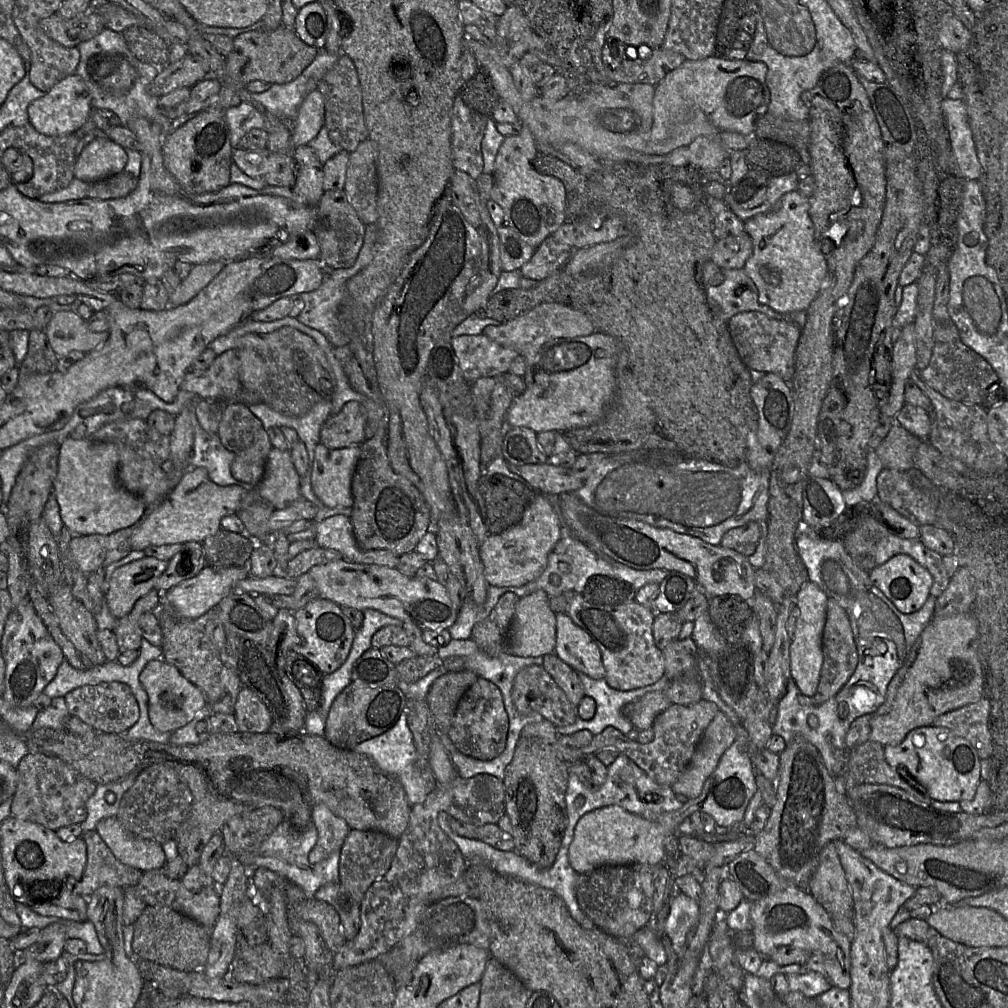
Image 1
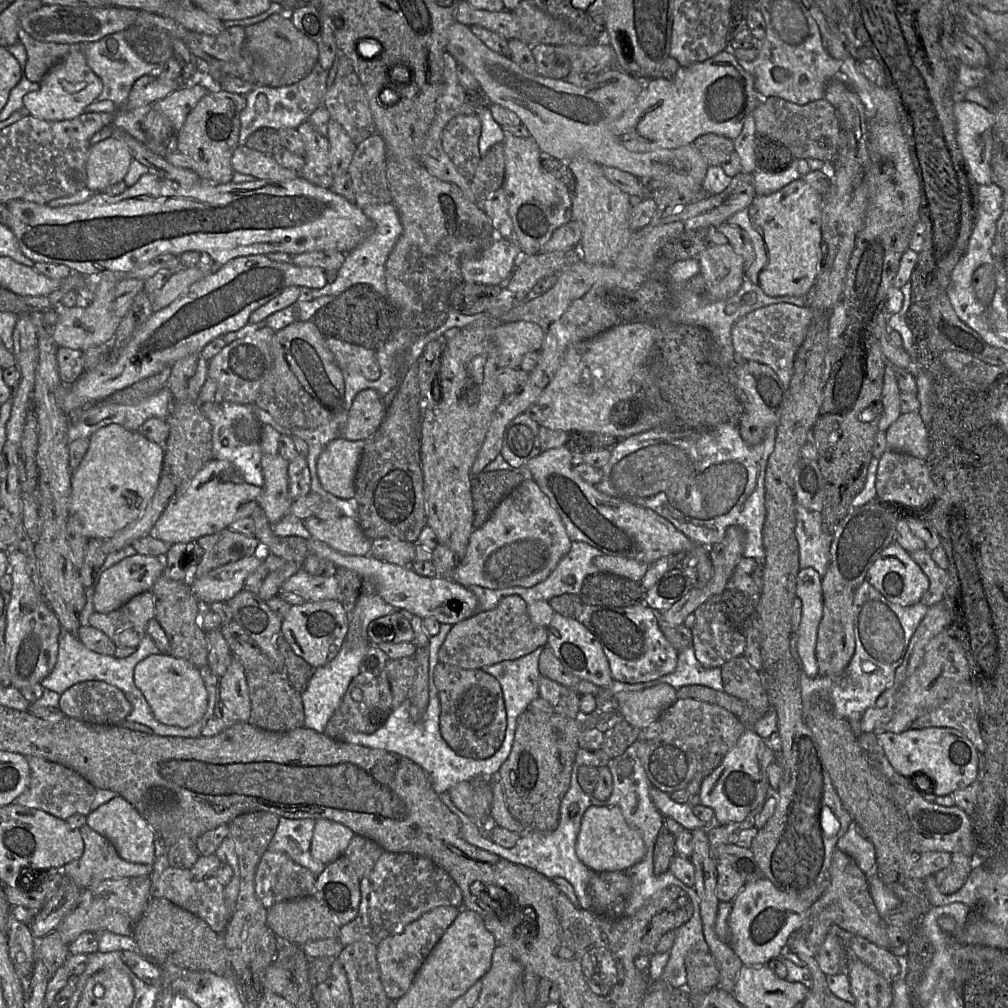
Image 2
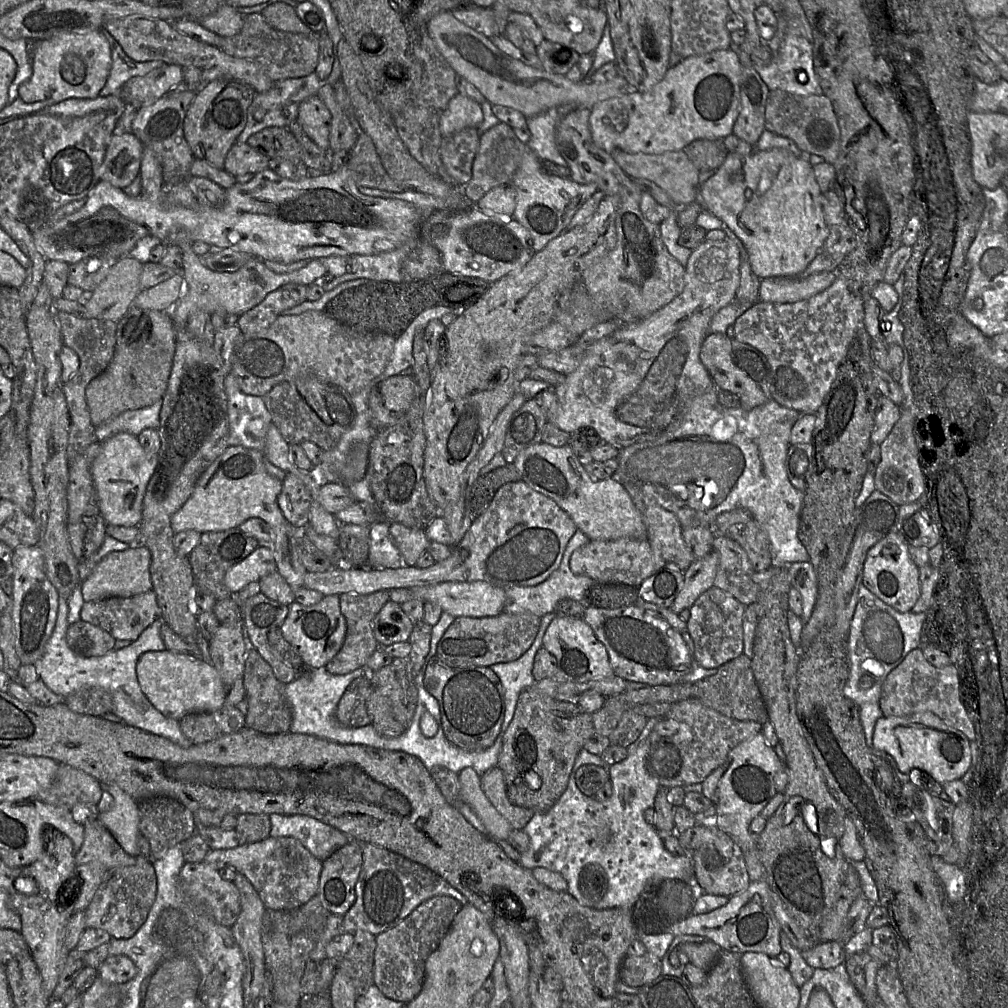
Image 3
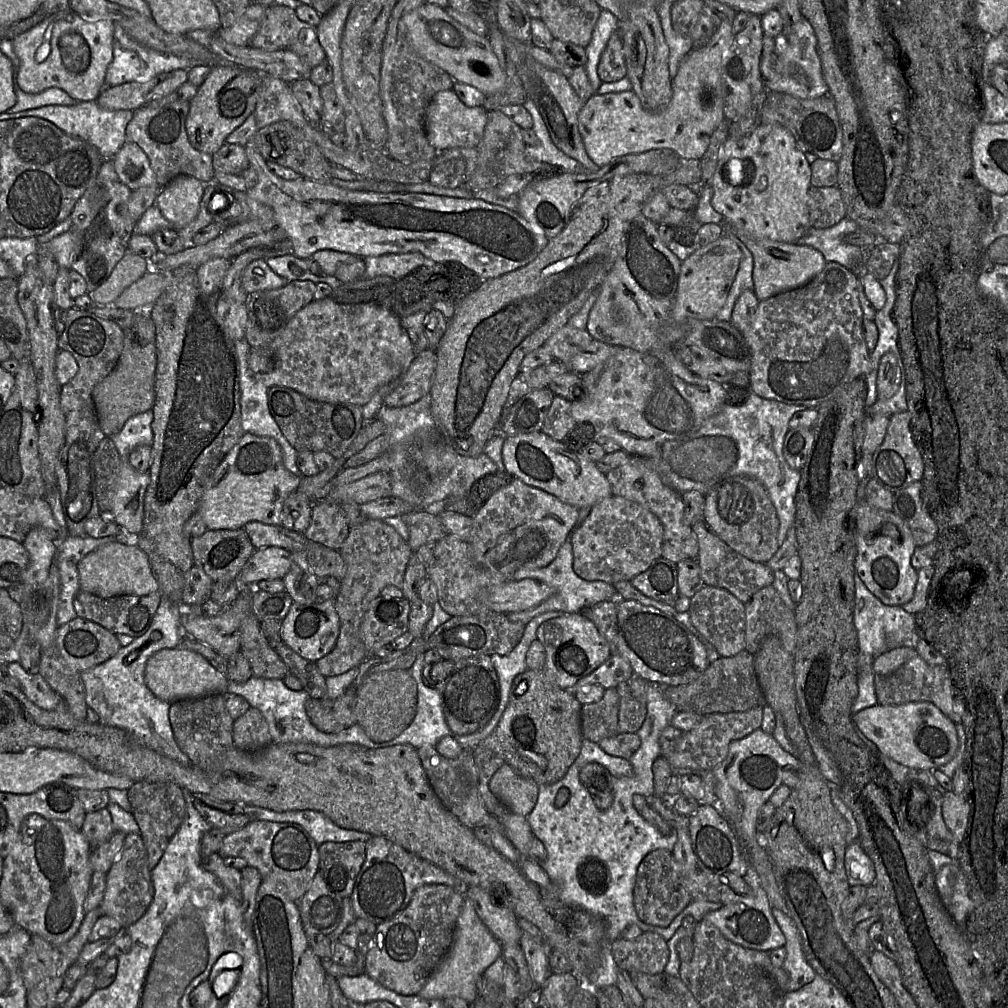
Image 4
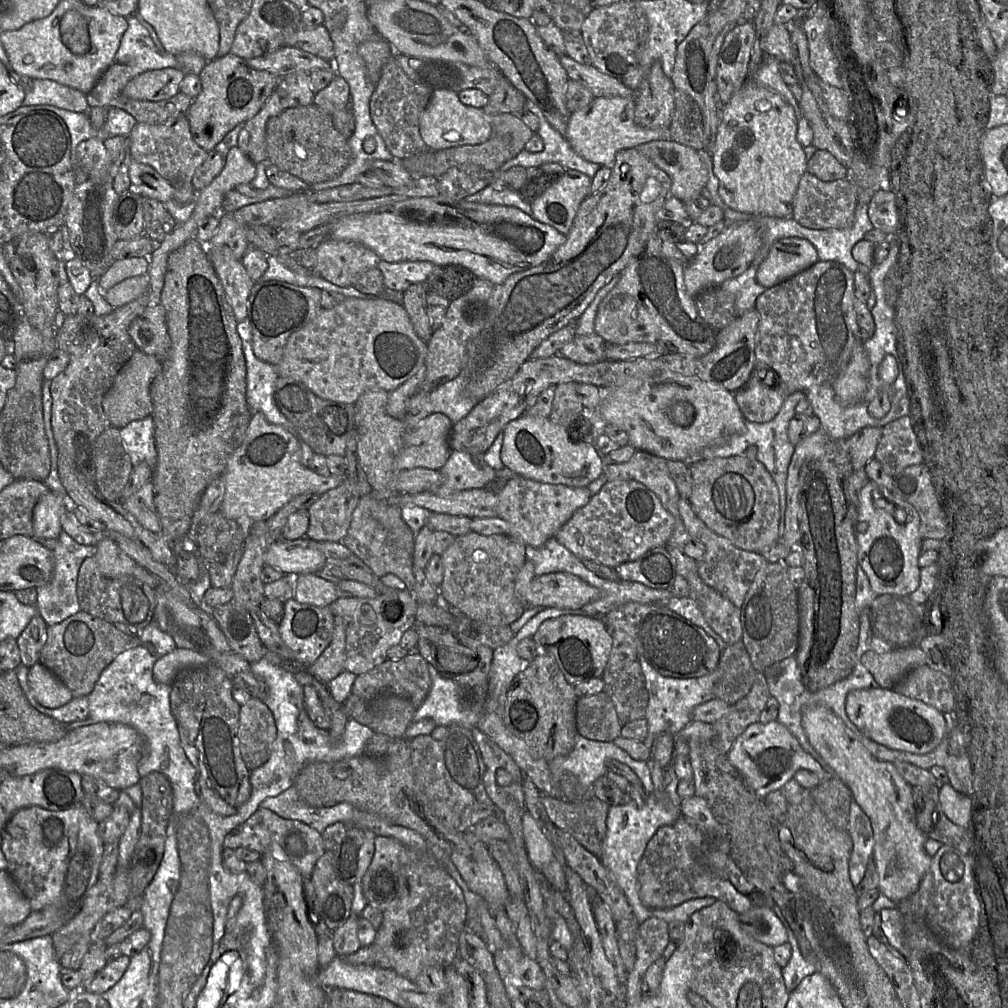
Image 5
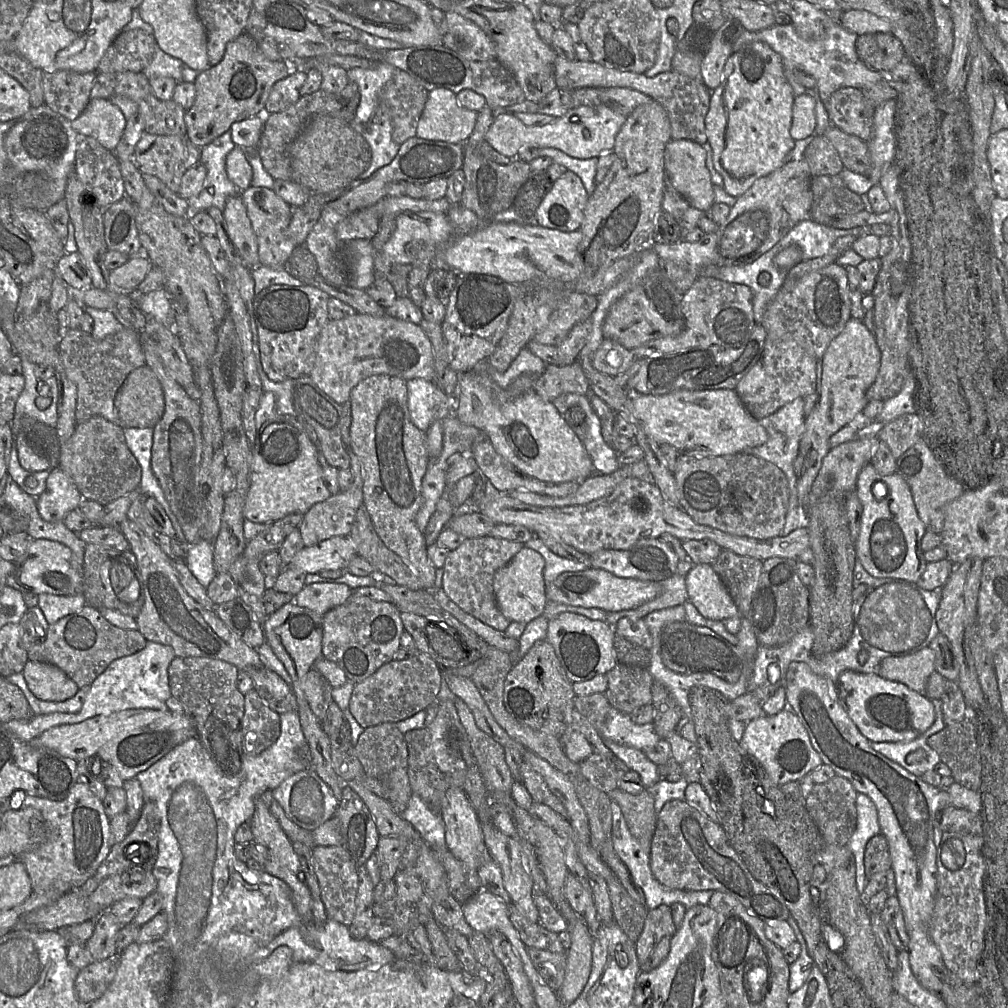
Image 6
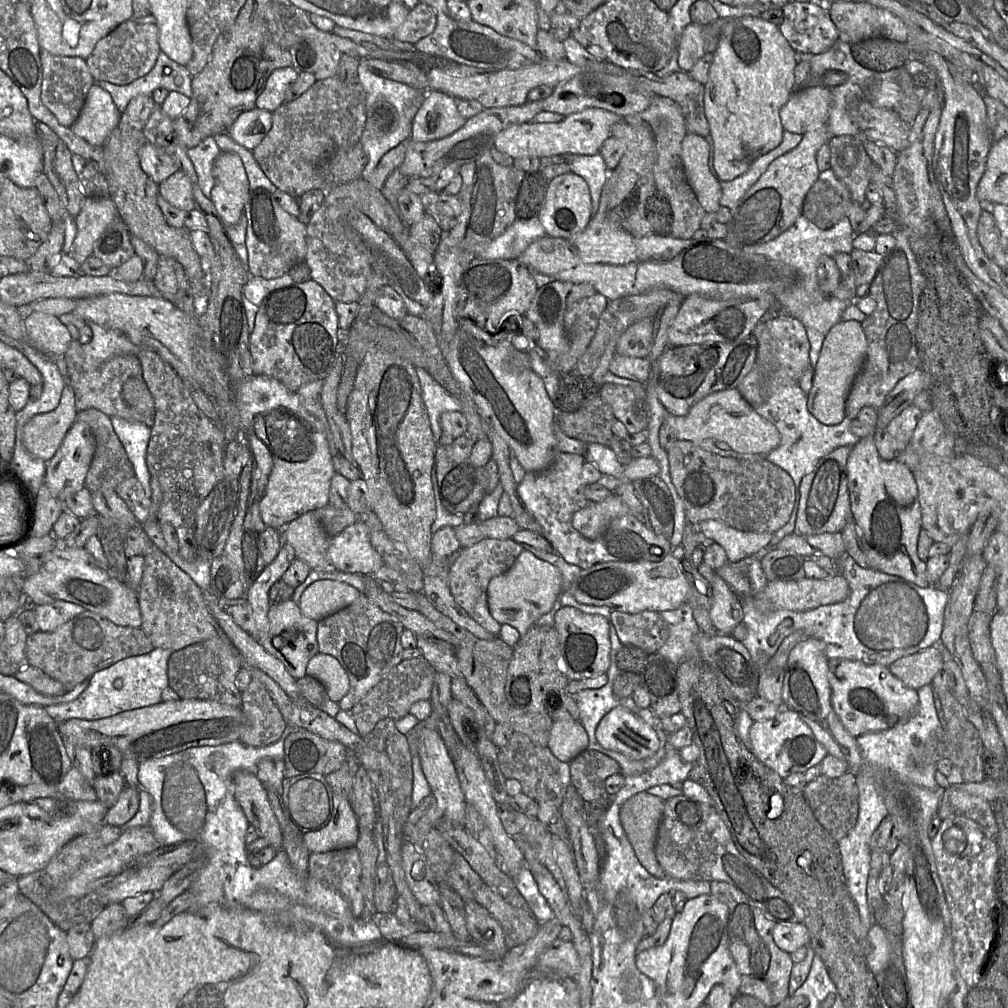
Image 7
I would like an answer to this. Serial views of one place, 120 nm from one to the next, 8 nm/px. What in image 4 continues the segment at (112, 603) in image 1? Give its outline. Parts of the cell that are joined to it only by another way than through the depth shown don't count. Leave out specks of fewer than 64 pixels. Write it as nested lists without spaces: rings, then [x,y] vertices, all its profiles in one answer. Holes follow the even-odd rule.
[[[110,542],[88,553],[78,563],[80,589],[100,598],[144,596],[159,591],[147,555],[135,543]]]

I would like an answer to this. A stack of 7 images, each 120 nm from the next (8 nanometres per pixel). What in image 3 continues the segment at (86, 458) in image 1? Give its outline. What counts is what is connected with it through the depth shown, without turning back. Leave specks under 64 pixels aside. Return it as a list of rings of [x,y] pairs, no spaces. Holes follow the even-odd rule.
[[[120,432],[101,442],[101,449],[92,463],[91,473],[96,492],[99,512],[106,525],[123,527],[139,526],[142,519],[142,505],[147,485],[158,463],[158,454],[149,453],[139,443],[137,436]]]

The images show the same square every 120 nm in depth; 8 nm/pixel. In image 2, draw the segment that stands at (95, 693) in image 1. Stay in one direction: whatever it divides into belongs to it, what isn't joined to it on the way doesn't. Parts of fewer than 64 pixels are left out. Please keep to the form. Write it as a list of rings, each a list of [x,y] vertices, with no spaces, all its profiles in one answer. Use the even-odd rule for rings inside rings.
[[[103,681],[79,682],[60,695],[59,709],[68,717],[98,725],[122,725],[132,710],[117,687]]]

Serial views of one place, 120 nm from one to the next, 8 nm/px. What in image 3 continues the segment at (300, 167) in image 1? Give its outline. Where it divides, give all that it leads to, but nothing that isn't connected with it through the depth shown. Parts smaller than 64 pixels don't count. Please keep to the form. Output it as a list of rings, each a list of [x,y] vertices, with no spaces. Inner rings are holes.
[[[318,95],[310,96],[299,104],[296,122],[320,149],[329,151],[331,114]]]

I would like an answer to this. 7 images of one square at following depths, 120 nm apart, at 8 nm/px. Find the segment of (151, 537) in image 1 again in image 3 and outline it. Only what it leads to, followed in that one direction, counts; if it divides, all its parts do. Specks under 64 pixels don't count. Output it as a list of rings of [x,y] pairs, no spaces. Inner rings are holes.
[[[241,445],[228,446],[201,475],[191,497],[172,515],[171,528],[174,534],[185,530],[196,530],[202,534],[237,528],[250,518],[262,519],[274,533],[272,550],[277,571],[295,591],[303,587],[308,571],[291,550],[289,523],[277,501],[281,490],[282,480],[266,470],[263,451]]]

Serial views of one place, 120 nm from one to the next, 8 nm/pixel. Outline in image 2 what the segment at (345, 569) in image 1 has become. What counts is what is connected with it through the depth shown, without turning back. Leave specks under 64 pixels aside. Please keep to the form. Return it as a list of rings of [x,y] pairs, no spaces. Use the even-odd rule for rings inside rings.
[[[313,537],[309,539],[309,553],[315,553],[319,558],[332,562],[338,569],[354,572],[362,581],[362,592],[377,594],[397,610],[405,609],[422,619],[433,618],[441,624],[454,625],[479,612],[475,594],[468,587],[448,578],[419,576],[410,566],[383,562],[371,555],[346,555]]]

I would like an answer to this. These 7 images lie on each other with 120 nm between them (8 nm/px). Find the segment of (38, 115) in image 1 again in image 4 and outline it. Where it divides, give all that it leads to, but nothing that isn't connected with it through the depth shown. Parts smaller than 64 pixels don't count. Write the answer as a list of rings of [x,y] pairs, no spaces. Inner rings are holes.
[[[57,12],[28,31],[12,38],[13,49],[19,59],[18,85],[26,93],[36,94],[56,87],[78,102],[93,101],[104,89],[107,69],[113,58],[113,34],[115,23],[110,20],[87,22],[72,12]]]

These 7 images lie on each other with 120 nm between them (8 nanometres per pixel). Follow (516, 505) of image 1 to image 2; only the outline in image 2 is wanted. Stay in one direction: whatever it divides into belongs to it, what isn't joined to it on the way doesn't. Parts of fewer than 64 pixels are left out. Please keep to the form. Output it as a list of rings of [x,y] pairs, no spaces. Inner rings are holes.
[[[516,469],[480,473],[471,479],[474,528],[482,527],[500,502],[524,480]]]

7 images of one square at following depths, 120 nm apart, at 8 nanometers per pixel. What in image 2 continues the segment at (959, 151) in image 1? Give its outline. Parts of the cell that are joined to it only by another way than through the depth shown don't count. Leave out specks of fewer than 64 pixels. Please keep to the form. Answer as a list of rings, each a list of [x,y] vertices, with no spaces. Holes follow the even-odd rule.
[[[969,101],[954,105],[956,139],[978,185],[992,184],[991,157],[995,118],[991,110]]]

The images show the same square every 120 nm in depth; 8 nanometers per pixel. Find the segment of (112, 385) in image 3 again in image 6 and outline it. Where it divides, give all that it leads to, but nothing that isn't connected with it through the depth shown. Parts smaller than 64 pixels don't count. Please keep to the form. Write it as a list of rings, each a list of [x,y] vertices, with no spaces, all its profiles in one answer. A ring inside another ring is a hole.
[[[146,364],[133,370],[119,388],[114,406],[123,428],[154,428],[164,412],[162,385]]]

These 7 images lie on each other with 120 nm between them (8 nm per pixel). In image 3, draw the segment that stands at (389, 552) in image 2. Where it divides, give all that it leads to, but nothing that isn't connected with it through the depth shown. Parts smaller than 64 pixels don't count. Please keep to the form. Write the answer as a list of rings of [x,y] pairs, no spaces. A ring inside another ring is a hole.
[[[397,522],[390,523],[389,533],[406,566],[415,566],[419,556],[431,543],[425,530],[409,528]]]

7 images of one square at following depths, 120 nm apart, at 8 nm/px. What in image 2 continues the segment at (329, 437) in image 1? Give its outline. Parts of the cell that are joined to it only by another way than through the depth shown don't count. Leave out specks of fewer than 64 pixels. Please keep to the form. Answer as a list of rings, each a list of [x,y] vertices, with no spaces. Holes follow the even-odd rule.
[[[374,389],[359,392],[348,411],[340,438],[350,441],[367,440],[373,435],[387,414],[387,405]]]

